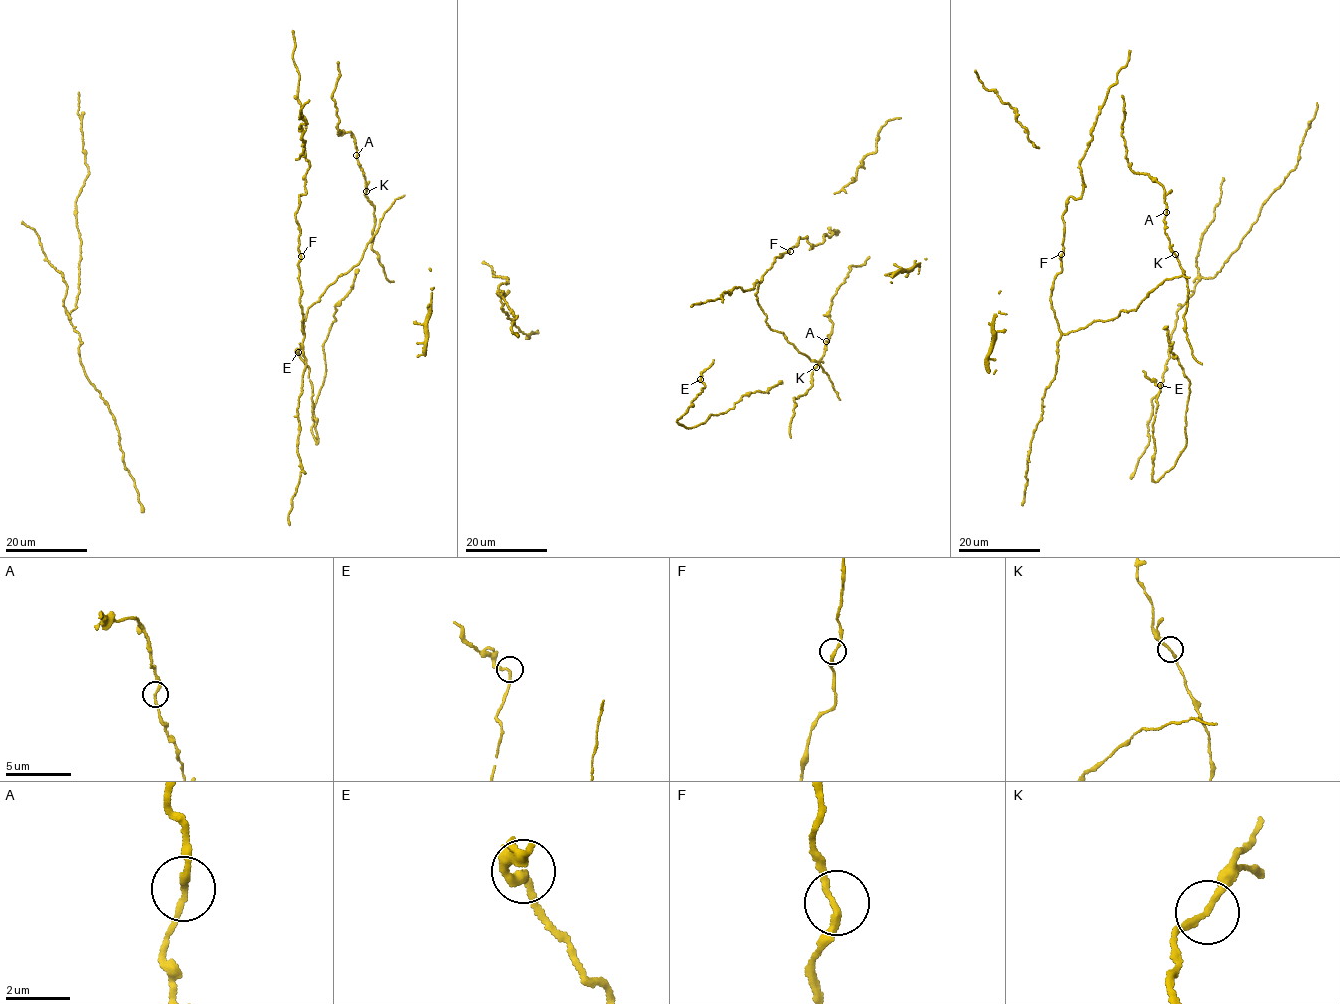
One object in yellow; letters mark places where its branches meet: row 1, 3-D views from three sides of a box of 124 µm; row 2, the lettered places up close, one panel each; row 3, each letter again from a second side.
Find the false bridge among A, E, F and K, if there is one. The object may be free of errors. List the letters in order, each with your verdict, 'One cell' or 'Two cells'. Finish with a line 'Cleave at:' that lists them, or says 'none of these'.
A: One cell
E: One cell
F: One cell
K: One cell
Cleave at: none of these

